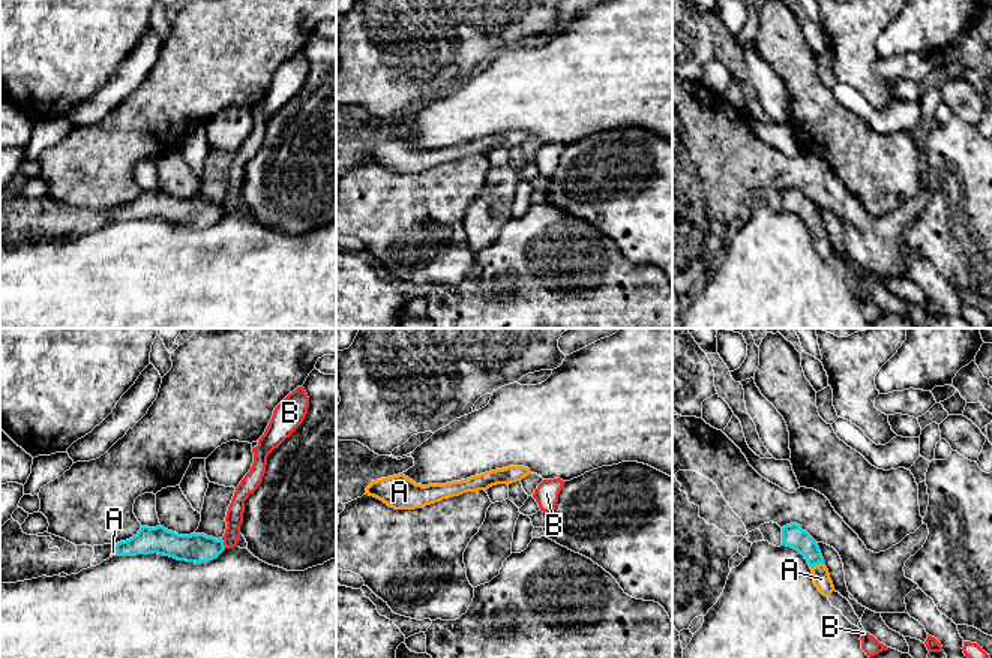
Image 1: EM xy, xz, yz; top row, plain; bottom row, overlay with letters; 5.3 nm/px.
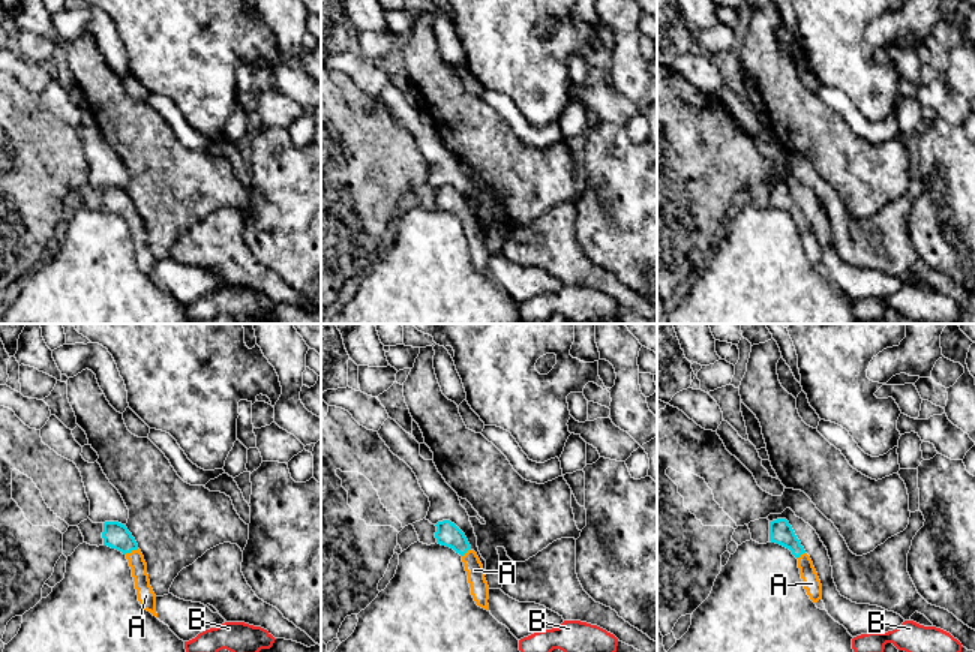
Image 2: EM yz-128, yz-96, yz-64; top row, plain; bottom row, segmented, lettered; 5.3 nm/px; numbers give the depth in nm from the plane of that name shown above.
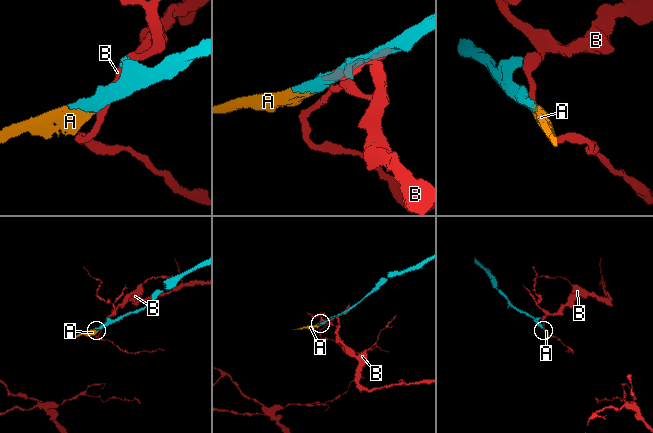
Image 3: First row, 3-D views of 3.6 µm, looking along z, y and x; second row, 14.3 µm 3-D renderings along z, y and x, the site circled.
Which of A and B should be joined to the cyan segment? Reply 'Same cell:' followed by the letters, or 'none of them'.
Same cell: A

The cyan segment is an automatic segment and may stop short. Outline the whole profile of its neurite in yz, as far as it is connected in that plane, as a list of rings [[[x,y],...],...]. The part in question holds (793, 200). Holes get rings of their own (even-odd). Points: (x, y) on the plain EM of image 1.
[[[791,187],[782,192],[782,210],[791,211],[804,220],[812,234],[813,249],[824,261],[834,255],[816,205],[800,189]]]

